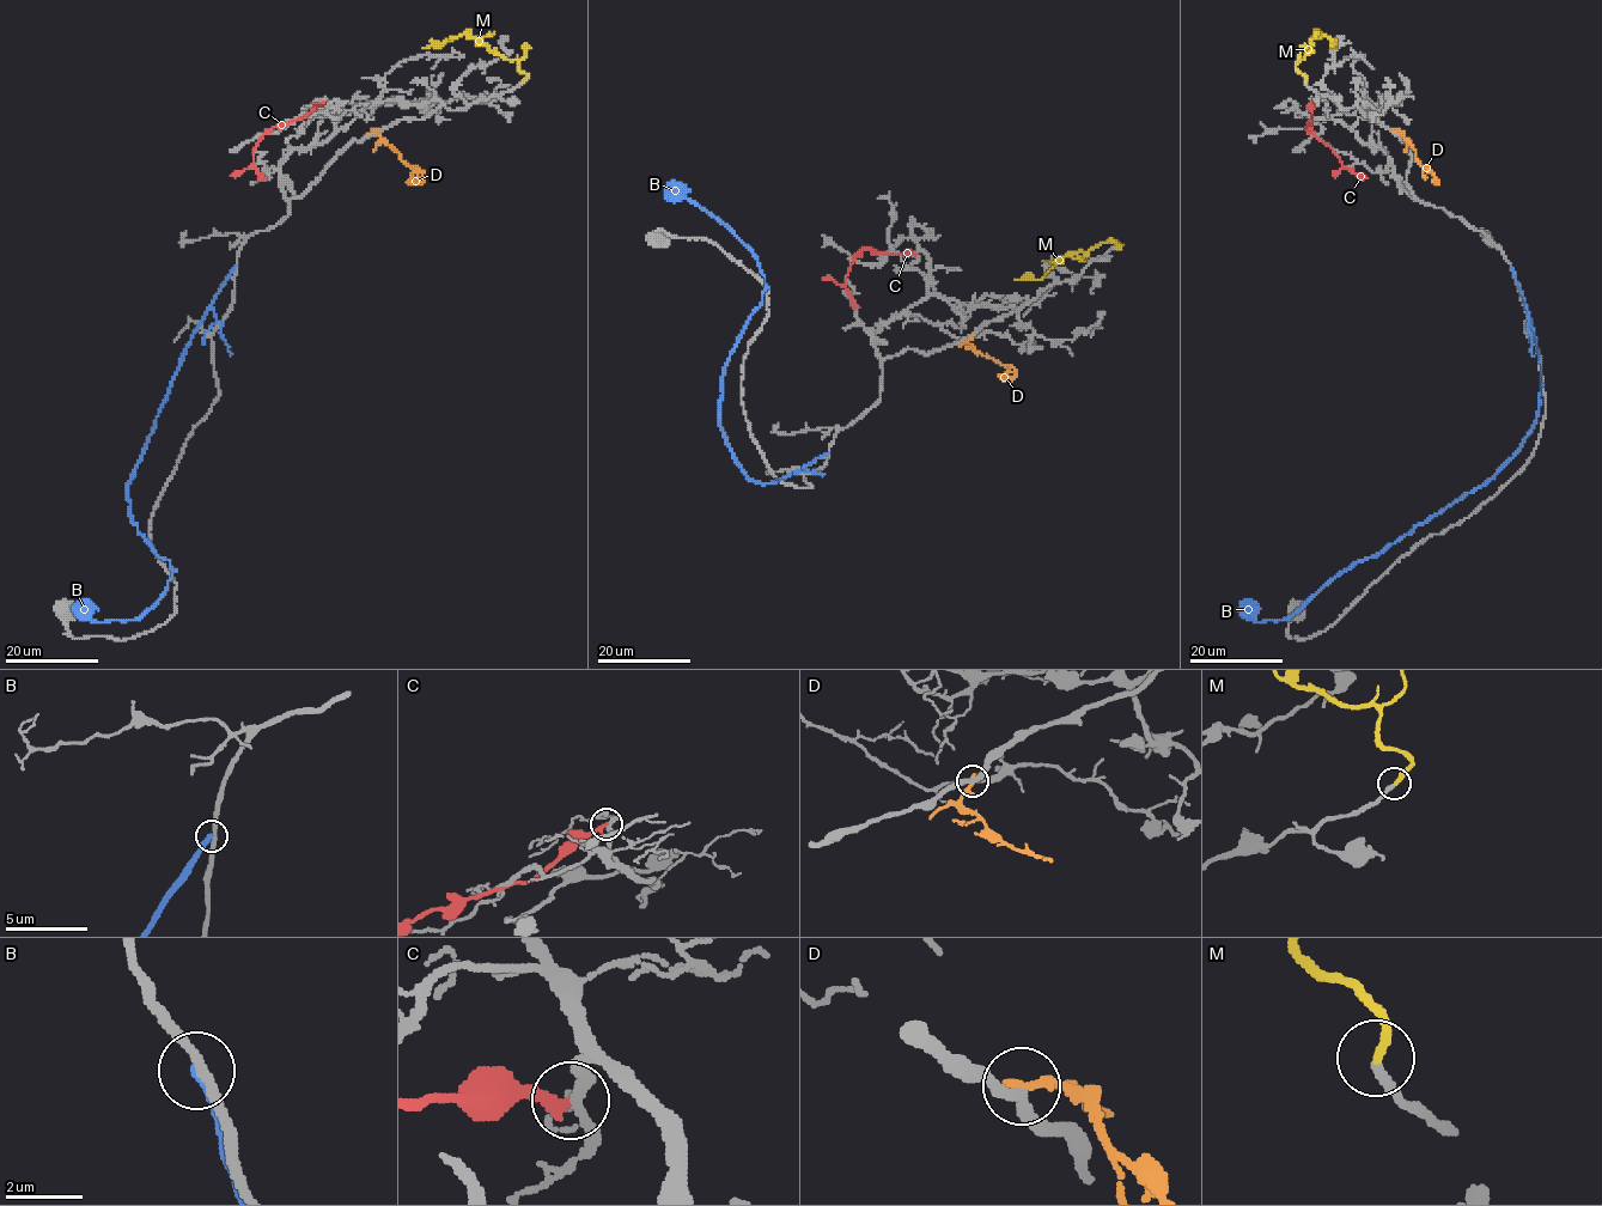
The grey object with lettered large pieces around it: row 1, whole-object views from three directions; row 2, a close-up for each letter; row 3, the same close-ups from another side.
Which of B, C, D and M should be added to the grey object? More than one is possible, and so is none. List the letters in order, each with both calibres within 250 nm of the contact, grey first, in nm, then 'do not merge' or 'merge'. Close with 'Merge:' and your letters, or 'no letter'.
B: calibres 240 and 320 nm; do not merge
C: calibres 180 and 280 nm; do not merge
D: calibres 320 and 260 nm; do not merge
M: calibres 240 and 240 nm; merge
Merge: M

